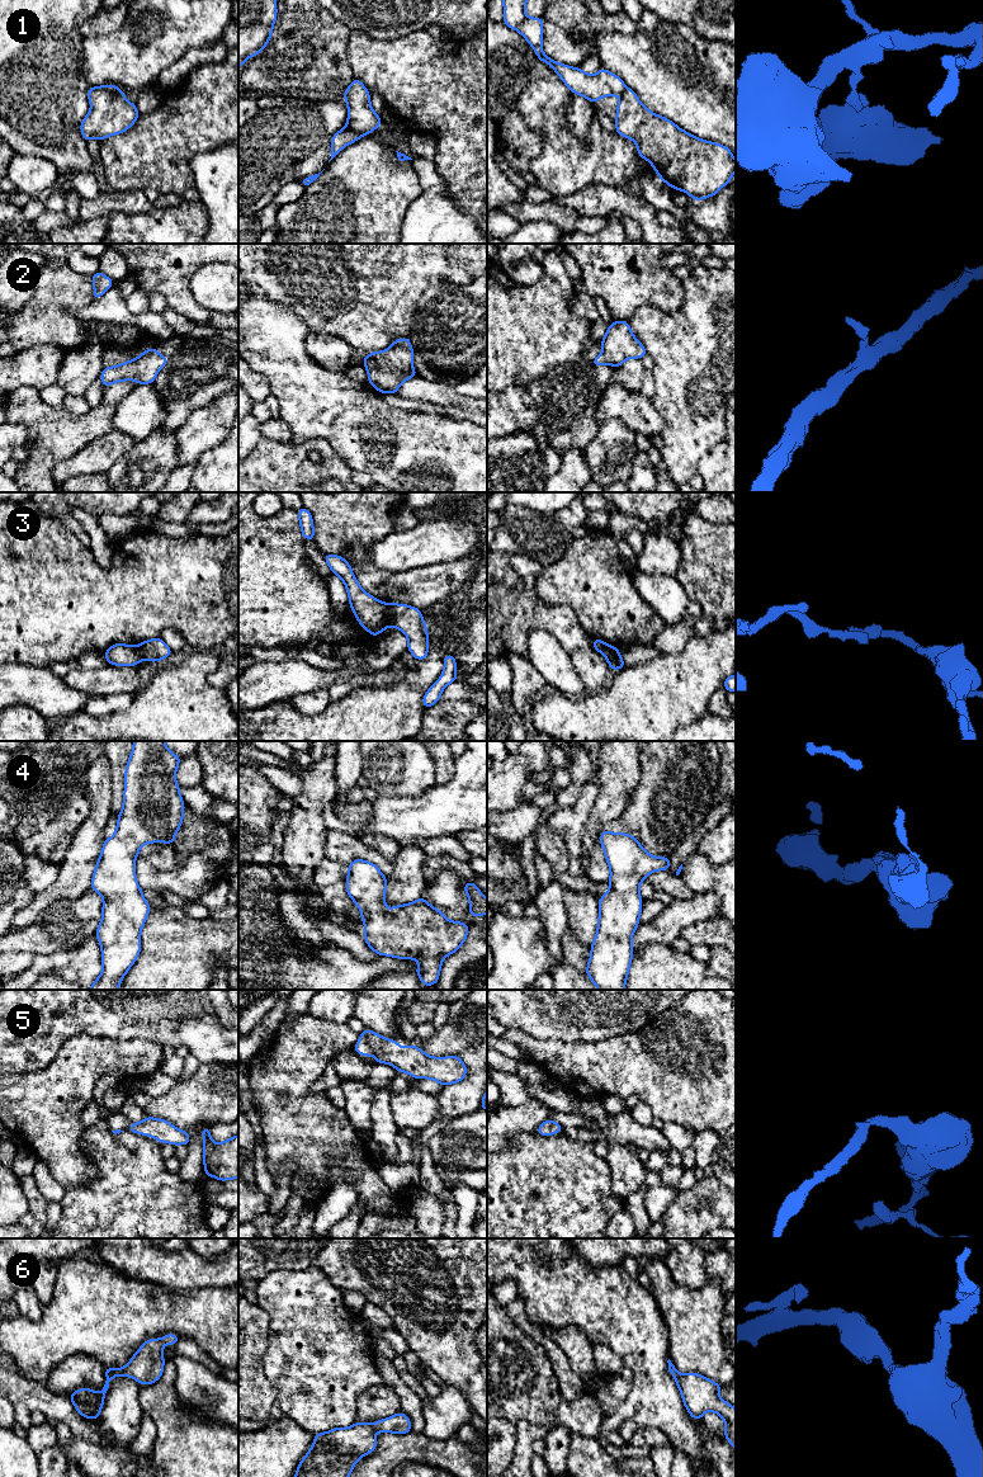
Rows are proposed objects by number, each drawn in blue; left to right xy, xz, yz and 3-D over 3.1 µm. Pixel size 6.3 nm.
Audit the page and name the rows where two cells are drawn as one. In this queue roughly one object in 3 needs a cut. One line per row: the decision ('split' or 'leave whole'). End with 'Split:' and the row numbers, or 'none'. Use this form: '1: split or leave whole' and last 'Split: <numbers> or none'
1: split
2: leave whole
3: split
4: leave whole
5: leave whole
6: leave whole
Split: 1, 3

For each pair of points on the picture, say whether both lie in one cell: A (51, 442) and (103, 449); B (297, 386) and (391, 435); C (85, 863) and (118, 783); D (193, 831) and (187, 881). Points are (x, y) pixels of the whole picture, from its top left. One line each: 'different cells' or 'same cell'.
A: different cells
B: same cell
C: different cells
D: different cells

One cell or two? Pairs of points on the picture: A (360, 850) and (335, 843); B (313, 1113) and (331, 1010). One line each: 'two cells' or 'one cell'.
A: one cell
B: two cells

